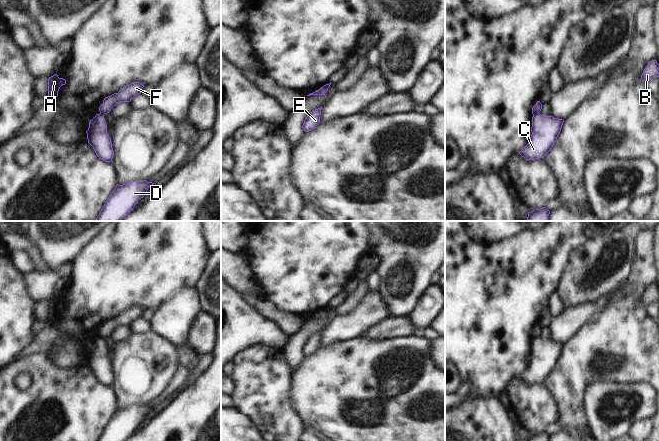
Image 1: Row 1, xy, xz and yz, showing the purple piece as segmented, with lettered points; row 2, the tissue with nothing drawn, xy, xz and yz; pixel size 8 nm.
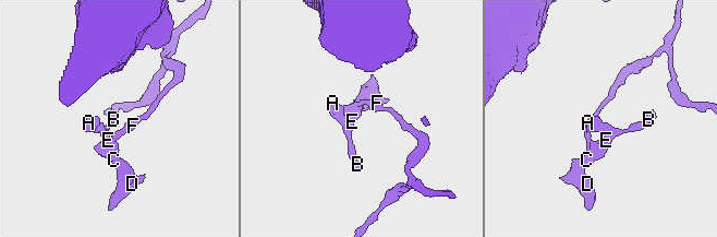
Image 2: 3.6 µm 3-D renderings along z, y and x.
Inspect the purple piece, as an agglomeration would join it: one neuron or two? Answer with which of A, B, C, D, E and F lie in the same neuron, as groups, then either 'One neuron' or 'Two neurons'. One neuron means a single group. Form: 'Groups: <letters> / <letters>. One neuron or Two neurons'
Groups: A B C D E / F. Two neurons

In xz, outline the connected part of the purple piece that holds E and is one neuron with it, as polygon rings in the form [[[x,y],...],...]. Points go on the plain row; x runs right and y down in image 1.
[[[322,331],[310,336],[307,339],[302,349],[302,352],[304,353],[305,356],[309,356],[315,353],[316,350],[320,347],[321,333]]]

